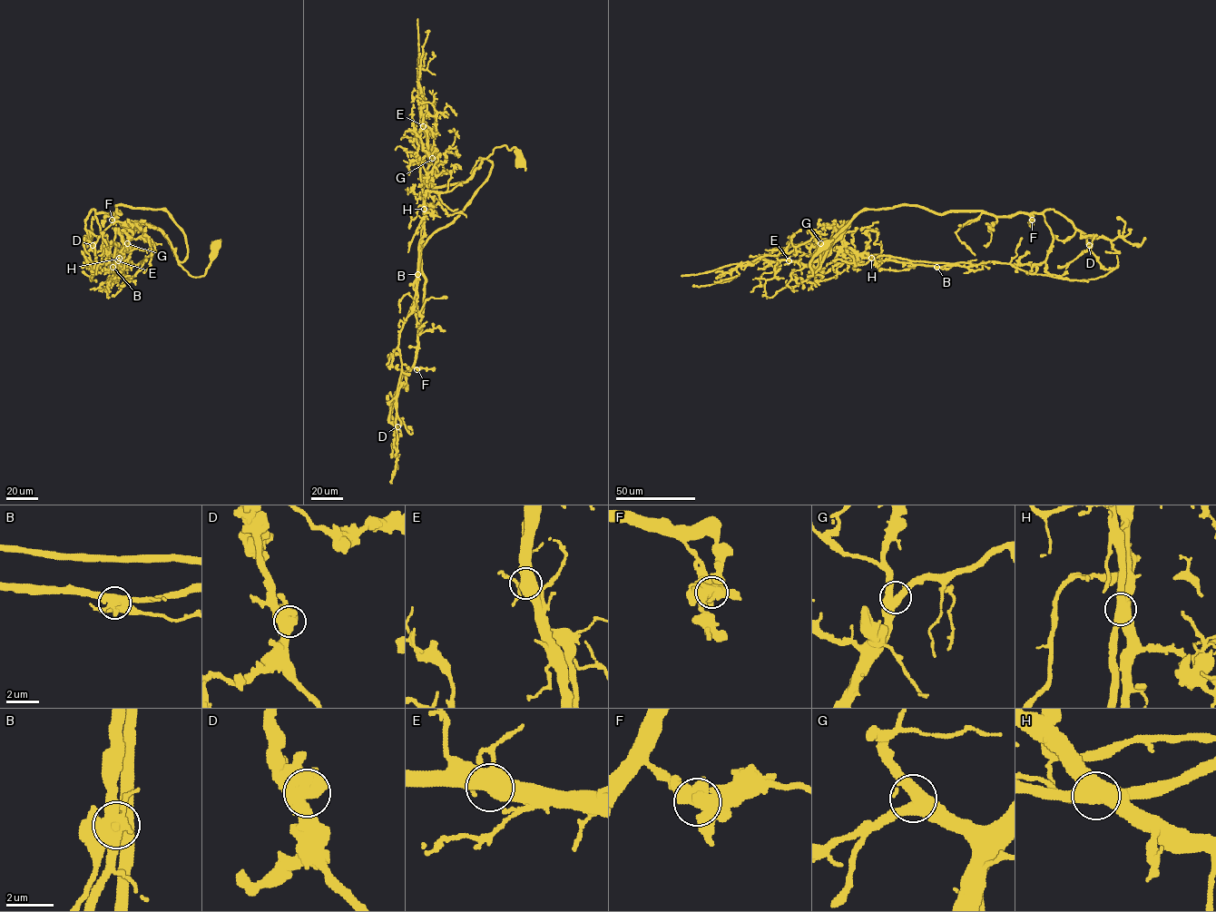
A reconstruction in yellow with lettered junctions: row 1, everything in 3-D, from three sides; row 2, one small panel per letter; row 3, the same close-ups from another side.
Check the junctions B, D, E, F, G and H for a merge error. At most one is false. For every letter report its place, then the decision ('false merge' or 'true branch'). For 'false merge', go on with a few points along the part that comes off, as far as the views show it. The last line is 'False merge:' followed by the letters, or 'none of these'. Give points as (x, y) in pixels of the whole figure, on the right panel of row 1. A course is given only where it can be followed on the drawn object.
B: at (936, 267); true branch
D: at (1089, 245); true branch
E: at (789, 260); true branch
F: at (1032, 220); true branch
G: at (820, 243); true branch
H: at (871, 258); false merge; foreign part runs (871, 259), (996, 262), (1031, 273), (1084, 280), (1111, 271), (1116, 255)
False merge: H

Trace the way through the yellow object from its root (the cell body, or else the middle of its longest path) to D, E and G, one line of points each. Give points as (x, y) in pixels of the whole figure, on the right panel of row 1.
D: (824, 247), (810, 262), (808, 277), (858, 213), (901, 205), (996, 216), (1054, 209), (1089, 245)
E: (824, 247), (810, 262), (812, 275), (808, 277), (818, 269), (849, 222), (815, 261), (801, 264), (789, 260)
G: (824, 247), (810, 262), (812, 275), (808, 277), (818, 269), (831, 245), (849, 222), (827, 245), (820, 243)

